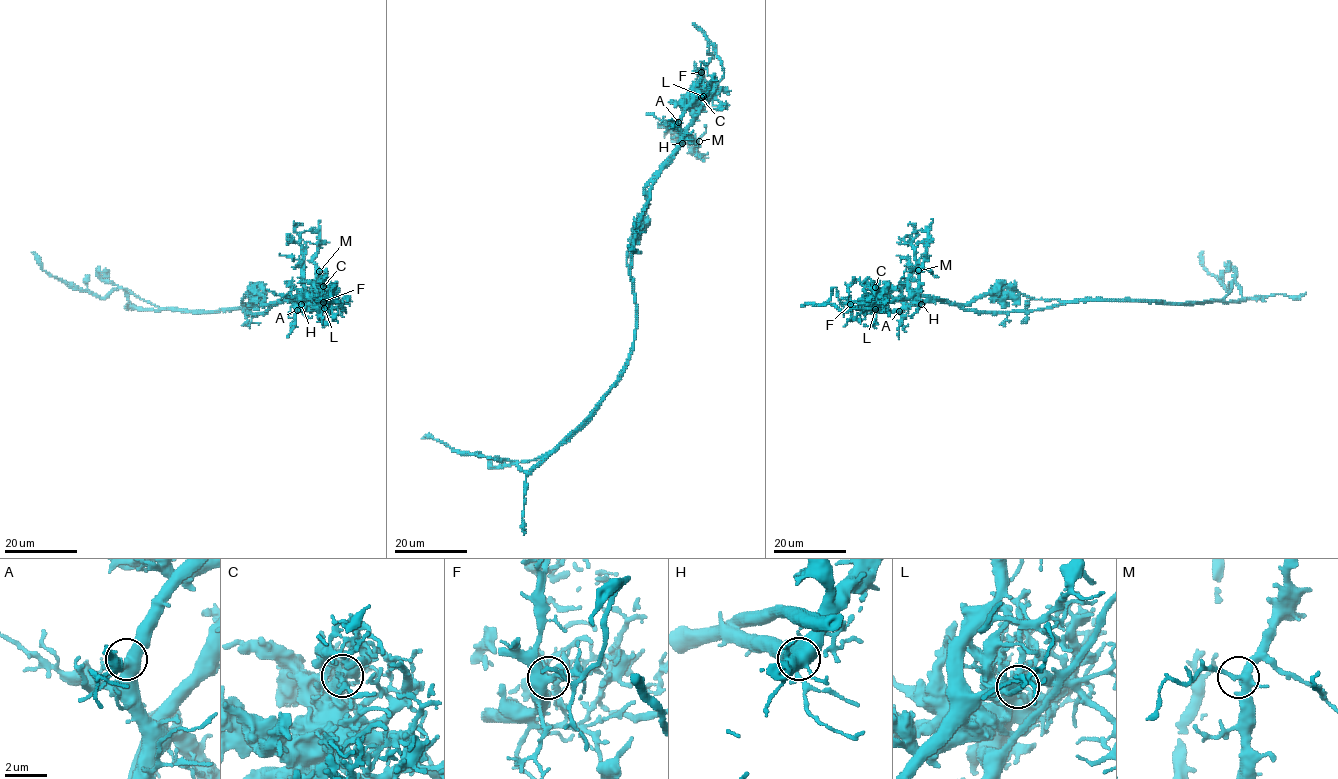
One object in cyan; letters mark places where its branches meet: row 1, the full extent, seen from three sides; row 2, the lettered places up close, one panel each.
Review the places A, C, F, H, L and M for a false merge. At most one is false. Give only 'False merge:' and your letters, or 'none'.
False merge: L

